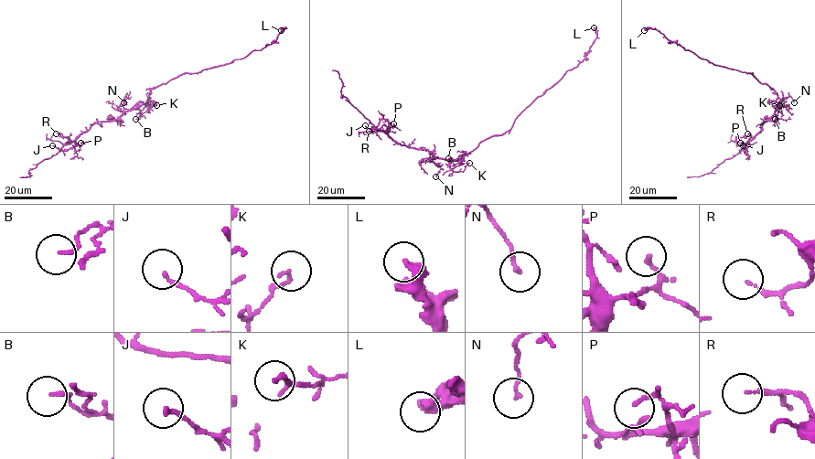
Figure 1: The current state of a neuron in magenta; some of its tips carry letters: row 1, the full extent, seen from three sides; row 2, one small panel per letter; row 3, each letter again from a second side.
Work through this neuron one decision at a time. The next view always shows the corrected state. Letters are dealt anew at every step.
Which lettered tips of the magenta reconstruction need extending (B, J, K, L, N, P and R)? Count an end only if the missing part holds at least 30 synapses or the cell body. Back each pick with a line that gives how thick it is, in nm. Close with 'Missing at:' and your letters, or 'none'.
Missing at: none

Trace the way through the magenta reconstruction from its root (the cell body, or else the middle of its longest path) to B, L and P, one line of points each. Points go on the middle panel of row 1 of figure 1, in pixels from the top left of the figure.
B: (465, 155), (458, 161), (448, 158)
L: (465, 155), (481, 142), (508, 131), (514, 121), (538, 97), (567, 70), (576, 67), (596, 37), (594, 27)
P: (465, 155), (461, 160), (435, 158), (426, 150), (399, 144), (388, 133), (393, 123)

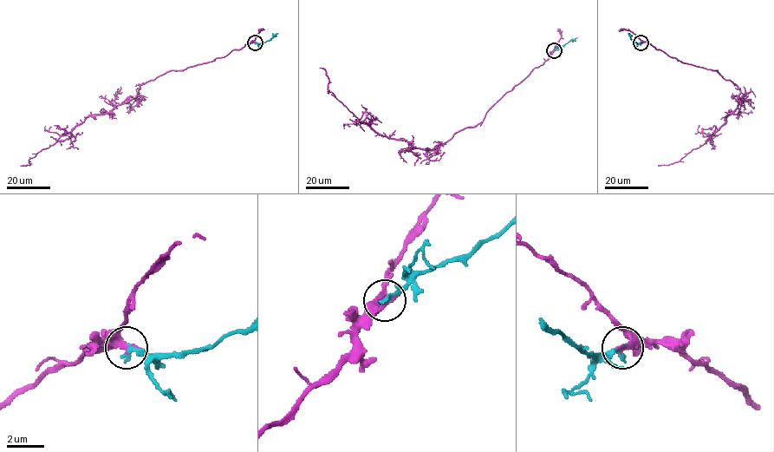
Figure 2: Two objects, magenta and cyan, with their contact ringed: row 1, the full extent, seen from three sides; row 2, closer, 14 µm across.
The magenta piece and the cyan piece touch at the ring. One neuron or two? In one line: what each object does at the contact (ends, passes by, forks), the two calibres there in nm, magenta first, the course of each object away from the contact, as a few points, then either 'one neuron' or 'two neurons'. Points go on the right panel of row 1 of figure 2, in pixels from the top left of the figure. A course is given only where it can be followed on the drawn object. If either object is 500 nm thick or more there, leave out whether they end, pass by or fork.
magenta ends; cyan ends; calibres 280 and 220 nm; course magenta (640, 42), (647, 42), (683, 62), (717, 70), (740, 90), (738, 106), (703, 145), (679, 161), (658, 166); course cyan (640, 42), (635, 42), (627, 33); one neuron

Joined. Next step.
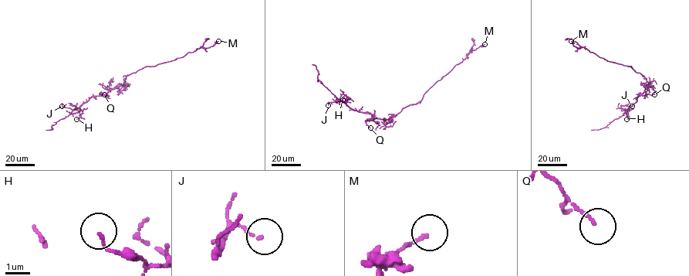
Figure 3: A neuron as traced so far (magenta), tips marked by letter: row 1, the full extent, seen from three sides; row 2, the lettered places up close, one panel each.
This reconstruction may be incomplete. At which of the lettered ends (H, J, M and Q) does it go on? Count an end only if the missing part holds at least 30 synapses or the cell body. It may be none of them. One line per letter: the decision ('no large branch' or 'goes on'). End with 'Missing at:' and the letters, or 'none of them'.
H: no large branch
J: no large branch
M: no large branch
Q: no large branch
Missing at: none of them

